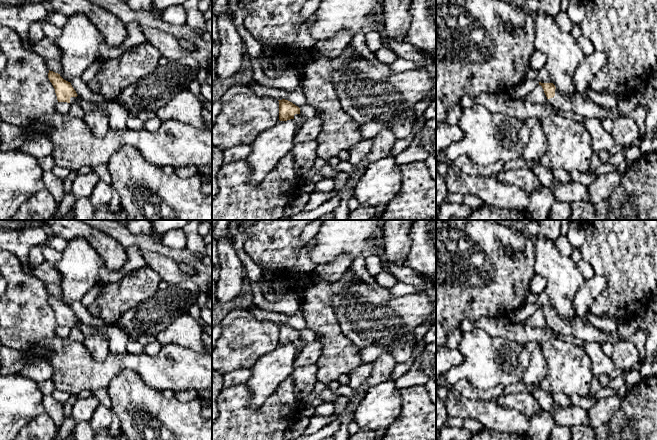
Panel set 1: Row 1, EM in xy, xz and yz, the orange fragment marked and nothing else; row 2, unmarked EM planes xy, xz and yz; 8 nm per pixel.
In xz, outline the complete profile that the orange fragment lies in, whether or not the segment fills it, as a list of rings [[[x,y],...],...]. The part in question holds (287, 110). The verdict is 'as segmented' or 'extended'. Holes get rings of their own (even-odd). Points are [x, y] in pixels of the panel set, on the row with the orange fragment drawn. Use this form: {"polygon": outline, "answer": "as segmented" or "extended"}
{"polygon": [[[282,99],[279,101],[279,120],[287,121],[293,119],[296,122],[297,129],[305,122],[305,119],[300,115],[300,108],[292,102]]], "answer": "extended"}

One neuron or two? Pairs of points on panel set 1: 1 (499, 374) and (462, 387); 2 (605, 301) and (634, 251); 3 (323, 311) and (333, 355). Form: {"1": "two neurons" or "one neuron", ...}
{"1": "two neurons", "2": "one neuron", "3": "one neuron"}

